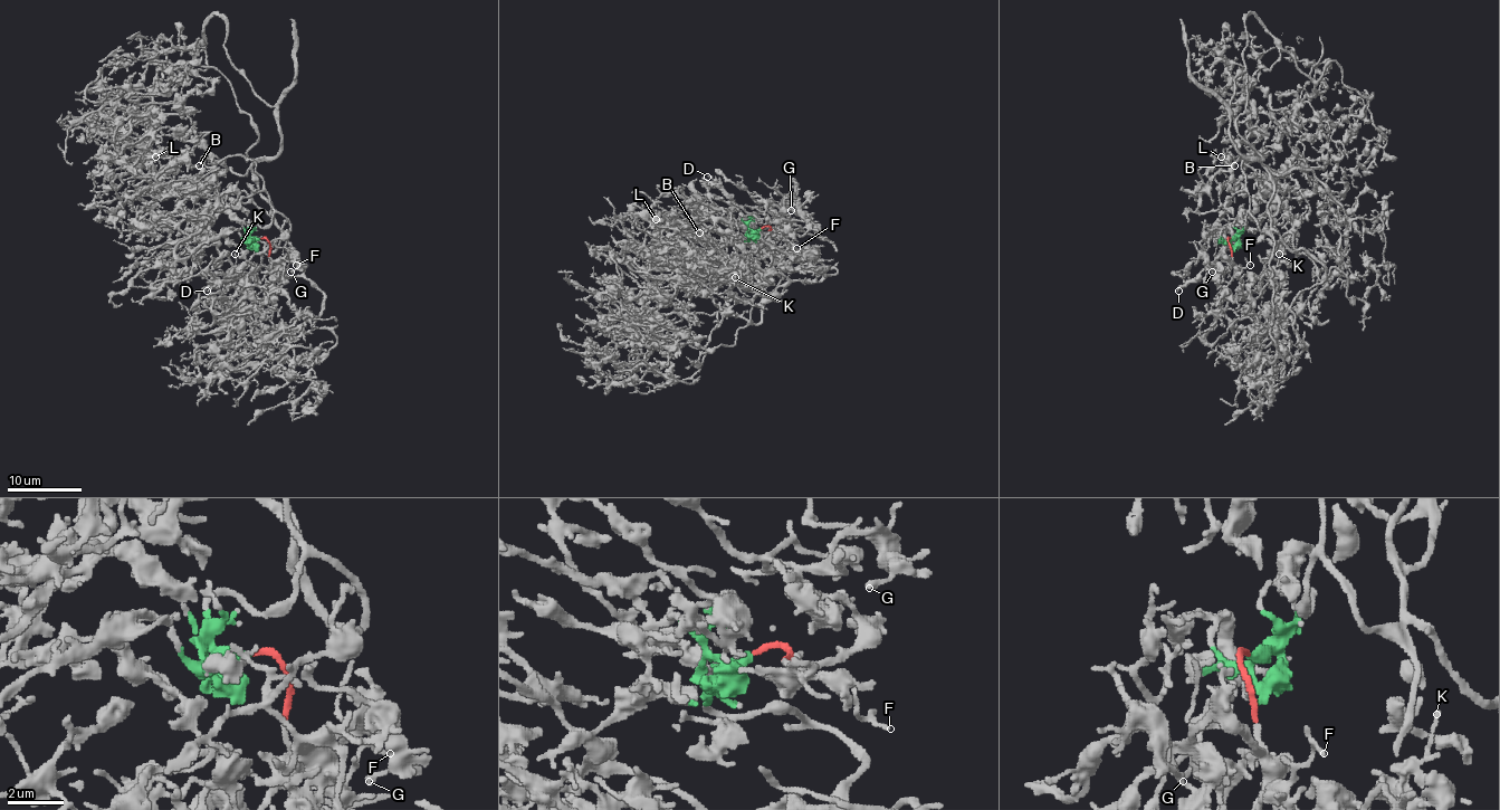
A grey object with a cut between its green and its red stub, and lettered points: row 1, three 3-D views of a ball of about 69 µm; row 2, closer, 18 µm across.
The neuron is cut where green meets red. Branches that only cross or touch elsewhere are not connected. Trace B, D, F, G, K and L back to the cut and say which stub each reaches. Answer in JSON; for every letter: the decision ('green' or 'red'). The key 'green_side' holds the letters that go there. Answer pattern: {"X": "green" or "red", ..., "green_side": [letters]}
{"B": "green", "D": "red", "F": "red", "G": "red", "K": "green", "L": "green", "green_side": ["B", "K", "L"]}

